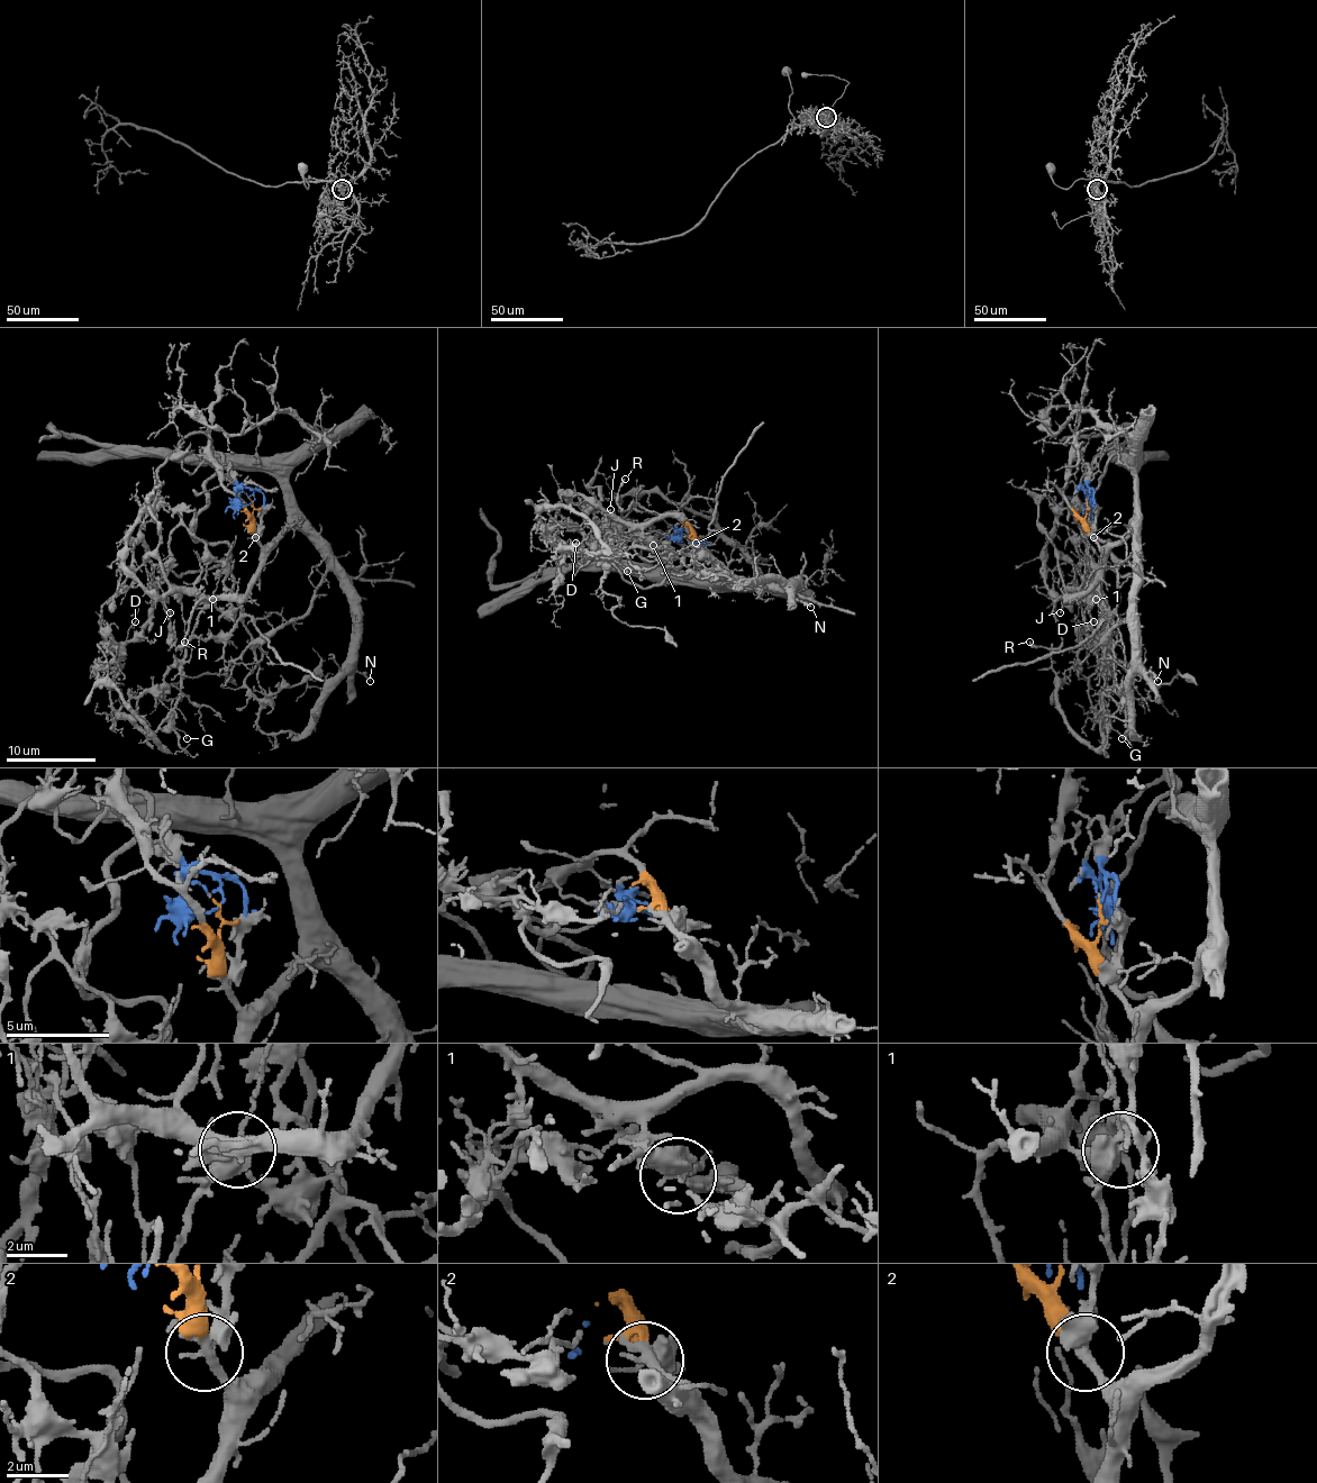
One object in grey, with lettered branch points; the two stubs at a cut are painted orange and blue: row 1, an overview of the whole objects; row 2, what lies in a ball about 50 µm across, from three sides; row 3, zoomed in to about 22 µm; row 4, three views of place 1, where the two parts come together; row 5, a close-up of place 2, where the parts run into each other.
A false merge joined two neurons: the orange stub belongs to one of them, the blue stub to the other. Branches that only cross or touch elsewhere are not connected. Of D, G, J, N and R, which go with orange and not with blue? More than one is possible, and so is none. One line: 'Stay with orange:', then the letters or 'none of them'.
Stay with orange: J, N, R

